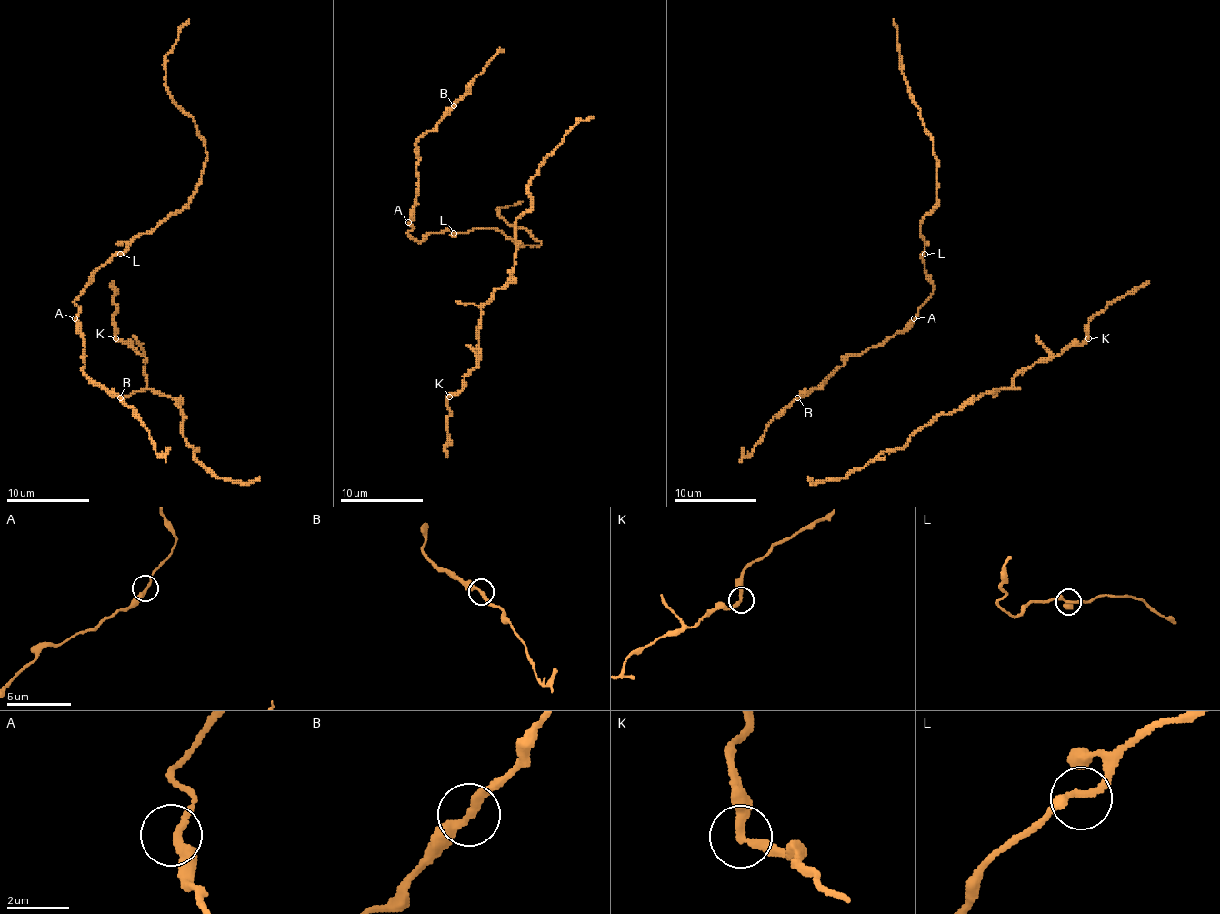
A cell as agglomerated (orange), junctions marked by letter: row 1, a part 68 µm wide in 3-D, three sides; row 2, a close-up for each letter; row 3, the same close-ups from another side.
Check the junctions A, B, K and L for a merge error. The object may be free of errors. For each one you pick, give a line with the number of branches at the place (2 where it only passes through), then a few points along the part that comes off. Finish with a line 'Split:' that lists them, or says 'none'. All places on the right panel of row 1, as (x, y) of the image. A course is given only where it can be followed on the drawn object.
Split: none

